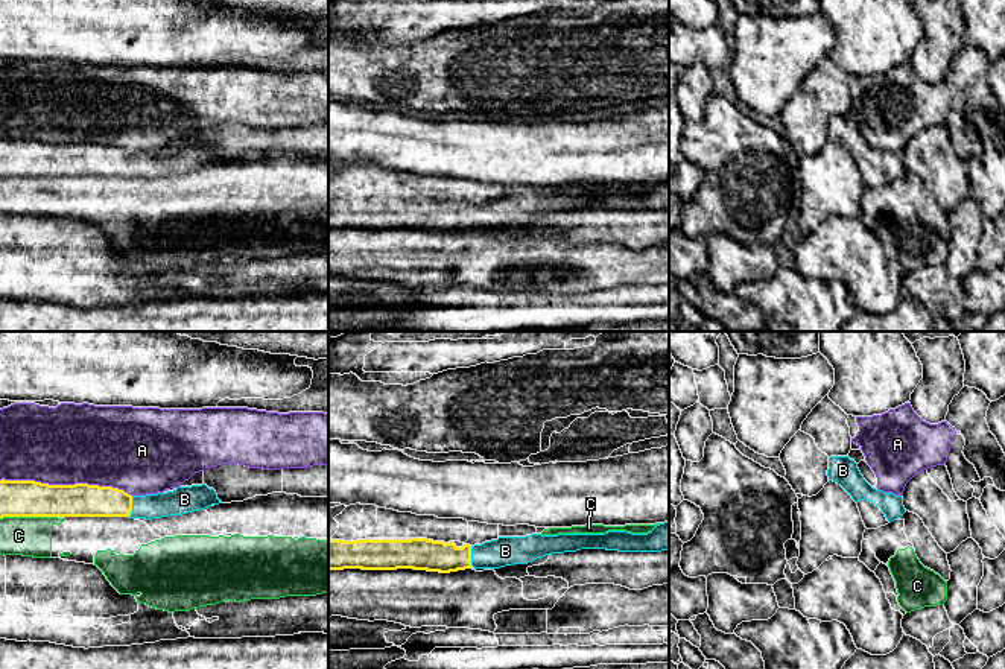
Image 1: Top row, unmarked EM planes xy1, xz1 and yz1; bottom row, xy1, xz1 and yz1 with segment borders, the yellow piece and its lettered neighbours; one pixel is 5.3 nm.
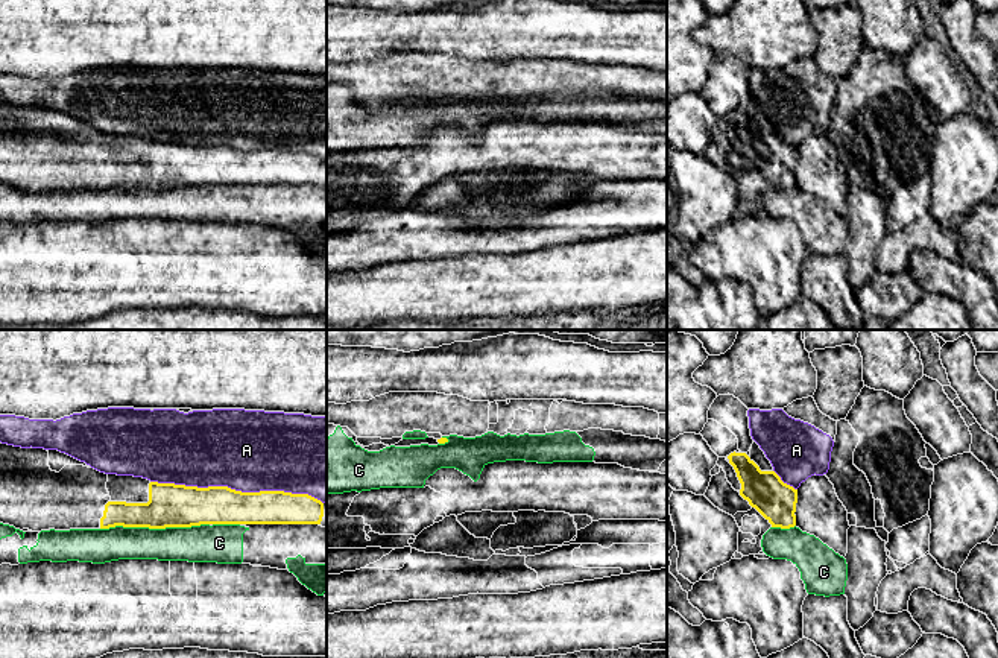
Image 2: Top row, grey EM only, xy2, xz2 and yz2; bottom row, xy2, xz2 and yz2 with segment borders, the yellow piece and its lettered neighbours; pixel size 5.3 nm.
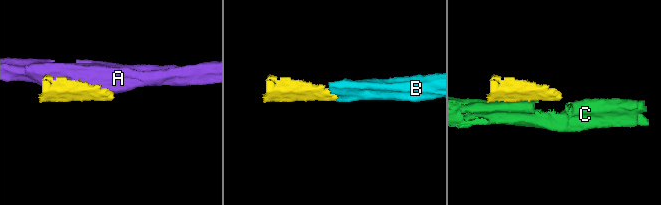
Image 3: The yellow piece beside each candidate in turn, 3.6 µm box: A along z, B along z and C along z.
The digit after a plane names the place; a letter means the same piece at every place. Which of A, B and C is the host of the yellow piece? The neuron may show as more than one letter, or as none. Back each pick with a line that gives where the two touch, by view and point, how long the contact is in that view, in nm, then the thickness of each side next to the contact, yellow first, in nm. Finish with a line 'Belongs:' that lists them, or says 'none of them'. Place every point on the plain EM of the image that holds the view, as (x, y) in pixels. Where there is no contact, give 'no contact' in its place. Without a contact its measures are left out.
B: contact xy1 (131, 166); length 110 nm; calibres 180 and 140 nm
Belongs: B

